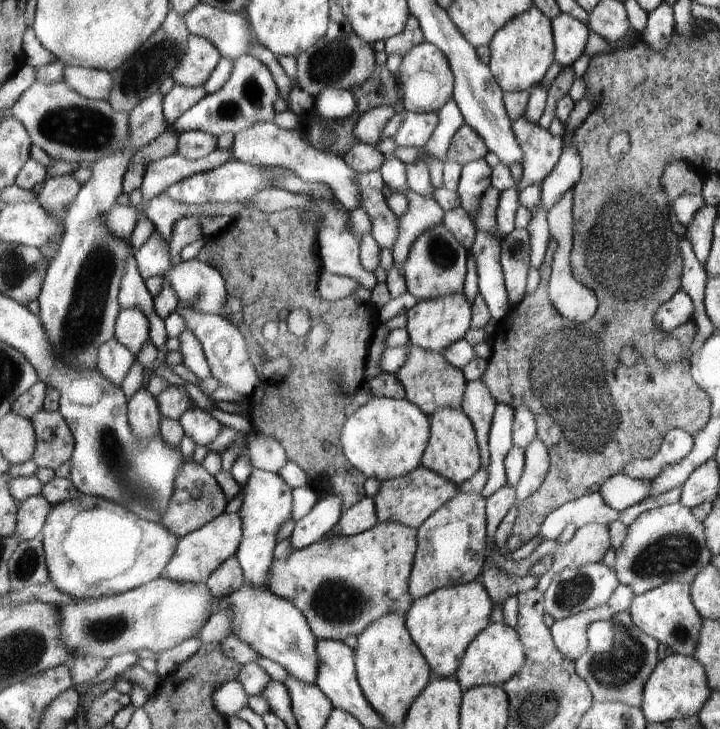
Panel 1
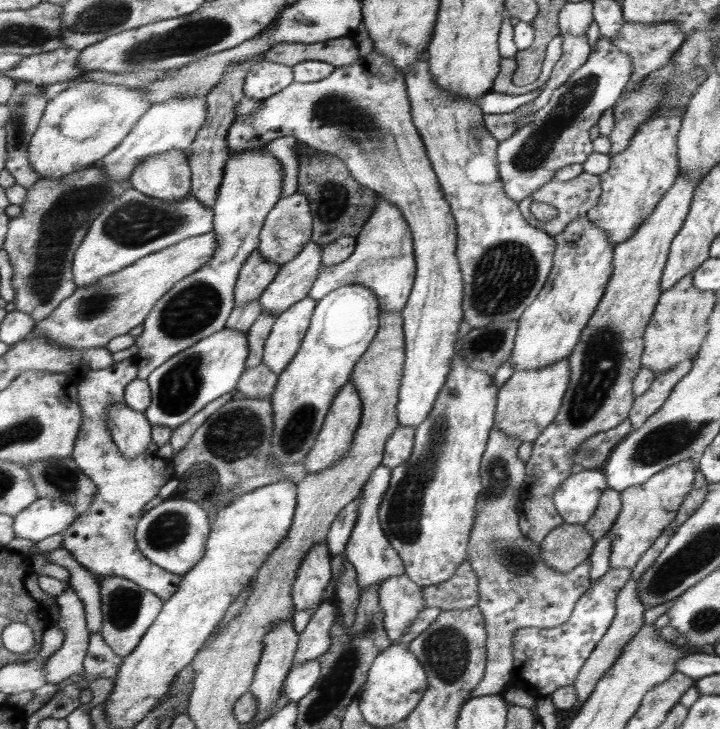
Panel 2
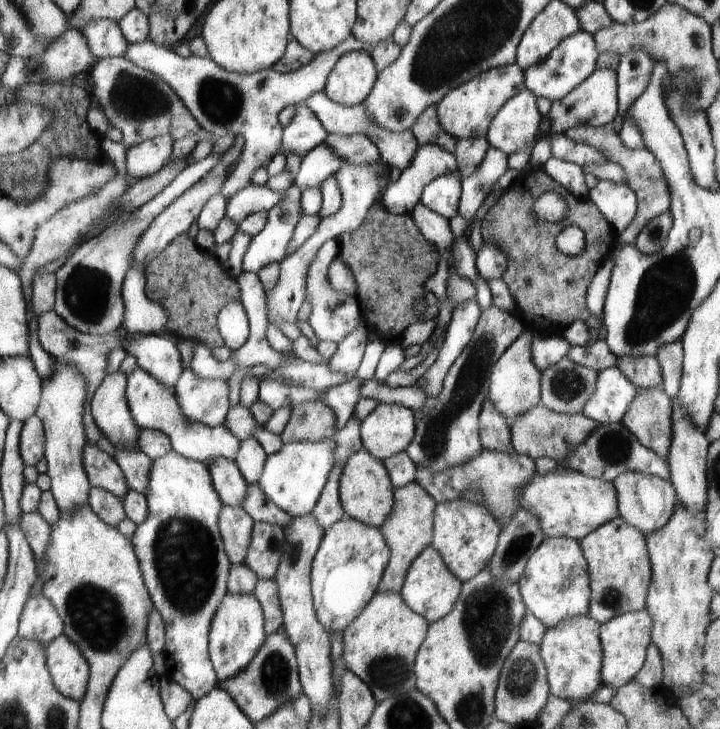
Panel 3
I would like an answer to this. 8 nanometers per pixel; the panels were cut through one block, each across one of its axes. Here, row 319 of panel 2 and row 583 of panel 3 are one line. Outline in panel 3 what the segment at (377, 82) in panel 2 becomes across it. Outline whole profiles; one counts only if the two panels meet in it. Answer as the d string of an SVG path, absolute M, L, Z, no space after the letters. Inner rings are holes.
M431 545L413 561L412 568L409 569L408 576L405 577L401 593L405 602L408 602L408 605L417 611L417 614L428 618L428 621L433 623L452 613L456 602L460 600L463 586L464 582L461 582L461 579L453 574L440 551Z

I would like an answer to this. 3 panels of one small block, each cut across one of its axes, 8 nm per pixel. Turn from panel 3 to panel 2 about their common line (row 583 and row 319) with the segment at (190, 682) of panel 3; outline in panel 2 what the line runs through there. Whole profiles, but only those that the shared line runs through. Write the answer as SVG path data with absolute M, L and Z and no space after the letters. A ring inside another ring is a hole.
M267 144L259 150L237 153L236 158L231 156L228 161L214 208L213 231L219 236L217 252L213 253L209 264L173 286L145 319L144 330L136 337L138 353L134 359L140 371L139 379L148 380L157 368L176 354L227 327L227 321L236 308L236 286L241 269L259 248L266 218L283 193L282 167L273 156L264 152L265 147Z

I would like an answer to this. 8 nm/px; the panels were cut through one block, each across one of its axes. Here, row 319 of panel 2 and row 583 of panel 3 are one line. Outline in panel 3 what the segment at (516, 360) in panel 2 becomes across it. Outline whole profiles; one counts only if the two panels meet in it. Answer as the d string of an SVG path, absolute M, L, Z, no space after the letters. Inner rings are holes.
M545 538L543 544L532 554L519 586L525 606L528 606L529 612L547 628L559 626L565 618L588 614L587 565L576 539Z

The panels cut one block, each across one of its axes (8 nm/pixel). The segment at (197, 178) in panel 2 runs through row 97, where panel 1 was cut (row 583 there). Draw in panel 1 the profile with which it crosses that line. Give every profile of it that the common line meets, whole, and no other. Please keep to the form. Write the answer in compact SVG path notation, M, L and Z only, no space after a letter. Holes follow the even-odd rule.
M234 555L213 572L213 575L206 581L206 584L216 598L221 599L229 597L232 593L240 590L245 582L243 568Z

